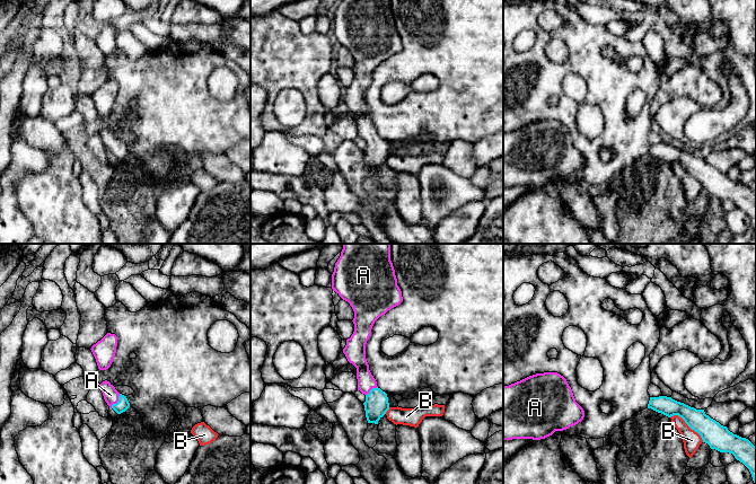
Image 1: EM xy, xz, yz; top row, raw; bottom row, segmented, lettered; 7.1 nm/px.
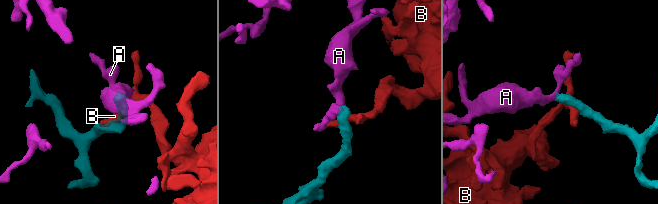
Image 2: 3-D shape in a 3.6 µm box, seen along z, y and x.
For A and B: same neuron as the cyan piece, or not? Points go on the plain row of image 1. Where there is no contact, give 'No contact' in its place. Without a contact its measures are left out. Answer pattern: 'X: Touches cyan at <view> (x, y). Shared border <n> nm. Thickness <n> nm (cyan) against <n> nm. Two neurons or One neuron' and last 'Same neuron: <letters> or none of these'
A: Touches cyan at xy (117, 149). Shared border 120 nm. Thickness 90 nm (cyan) against 110 nm. One neuron
B: Touches cyan at yz (688, 173). Shared border 300 nm. Thickness 180 nm (cyan) against 130 nm. Two neurons
Same neuron: A

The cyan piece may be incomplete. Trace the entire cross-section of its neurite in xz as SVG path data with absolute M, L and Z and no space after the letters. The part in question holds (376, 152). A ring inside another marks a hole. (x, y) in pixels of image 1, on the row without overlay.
M341 0L332 21L332 36L348 49L354 59L354 79L346 87L343 96L348 108L357 115L358 138L366 142L364 158L368 170L378 168L389 157L388 144L378 133L369 117L366 106L366 91L371 82L375 69L403 49L402 38L397 33L390 0Z

